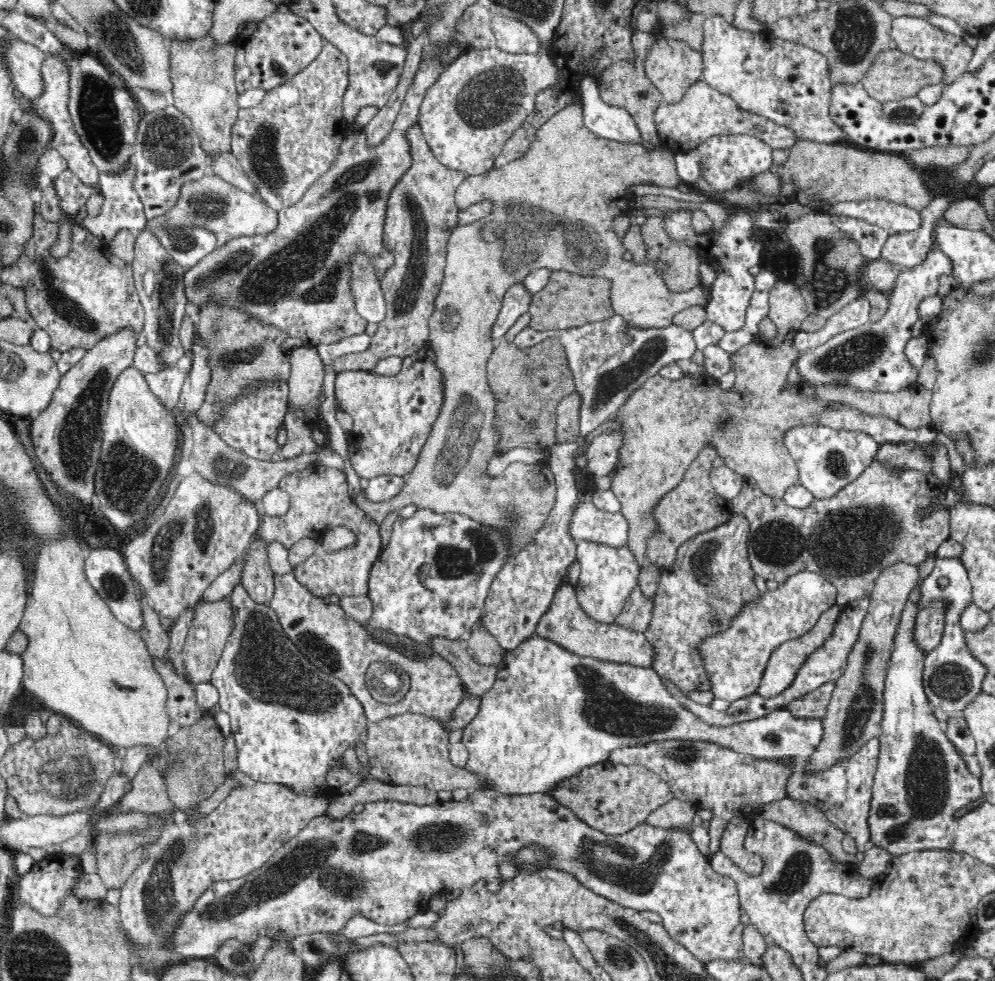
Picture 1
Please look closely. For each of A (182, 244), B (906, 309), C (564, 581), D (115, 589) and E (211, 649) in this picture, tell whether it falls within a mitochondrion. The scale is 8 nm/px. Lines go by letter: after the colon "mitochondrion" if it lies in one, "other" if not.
A: mitochondrion
B: other
C: other
D: mitochondrion
E: mitochondrion

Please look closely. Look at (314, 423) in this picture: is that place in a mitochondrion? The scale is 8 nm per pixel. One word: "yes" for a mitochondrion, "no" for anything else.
no

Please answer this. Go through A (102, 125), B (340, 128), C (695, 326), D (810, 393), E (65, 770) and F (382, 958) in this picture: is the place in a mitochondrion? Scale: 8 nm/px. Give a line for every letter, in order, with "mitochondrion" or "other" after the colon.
A: mitochondrion
B: other
C: other
D: mitochondrion
E: mitochondrion
F: other

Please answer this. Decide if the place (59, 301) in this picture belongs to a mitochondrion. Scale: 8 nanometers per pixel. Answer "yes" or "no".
yes

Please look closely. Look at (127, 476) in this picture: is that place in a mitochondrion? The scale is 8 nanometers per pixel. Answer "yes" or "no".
yes

